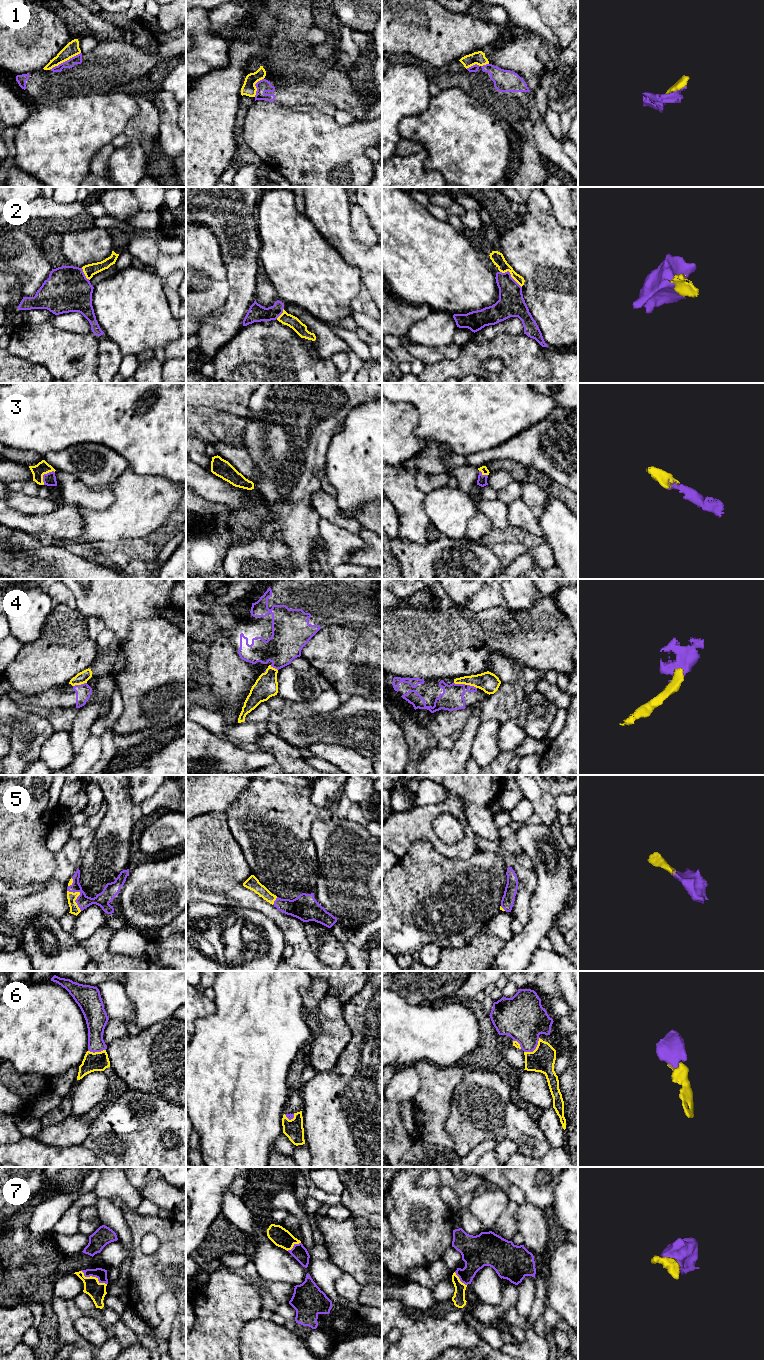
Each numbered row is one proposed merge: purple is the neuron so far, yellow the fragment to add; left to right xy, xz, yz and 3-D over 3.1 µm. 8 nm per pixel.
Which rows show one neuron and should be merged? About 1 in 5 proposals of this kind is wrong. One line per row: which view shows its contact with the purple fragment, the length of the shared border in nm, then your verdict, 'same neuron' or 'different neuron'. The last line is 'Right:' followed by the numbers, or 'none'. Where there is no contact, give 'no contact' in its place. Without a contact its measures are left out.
1: xy | 300 nm | different neuron
2: yz | 220 nm | same neuron
3: xy | 150 nm | same neuron
4: xy | 120 nm | different neuron
5: xy | 200 nm | same neuron
6: yz | 170 nm | same neuron
7: xy | 240 nm | same neuron
Right: 2, 3, 5, 6, 7

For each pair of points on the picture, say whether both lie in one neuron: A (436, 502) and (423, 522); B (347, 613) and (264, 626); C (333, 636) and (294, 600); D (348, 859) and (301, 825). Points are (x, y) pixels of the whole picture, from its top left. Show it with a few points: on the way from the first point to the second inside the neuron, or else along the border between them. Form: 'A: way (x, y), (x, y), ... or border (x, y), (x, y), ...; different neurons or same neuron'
A: border (424, 493), (423, 508), (431, 522); different neurons
B: way (326, 613), (316, 617), (285, 618); same neuron
C: border (347, 625), (324, 626), (307, 643); different neurons
D: border (329, 818), (312, 824), (316, 855); different neurons

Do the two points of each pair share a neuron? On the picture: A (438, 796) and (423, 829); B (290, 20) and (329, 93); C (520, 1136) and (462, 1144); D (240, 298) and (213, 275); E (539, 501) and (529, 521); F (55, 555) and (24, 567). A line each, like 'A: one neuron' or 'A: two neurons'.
A: two neurons
B: one neuron
C: one neuron
D: two neurons
E: two neurons
F: one neuron

